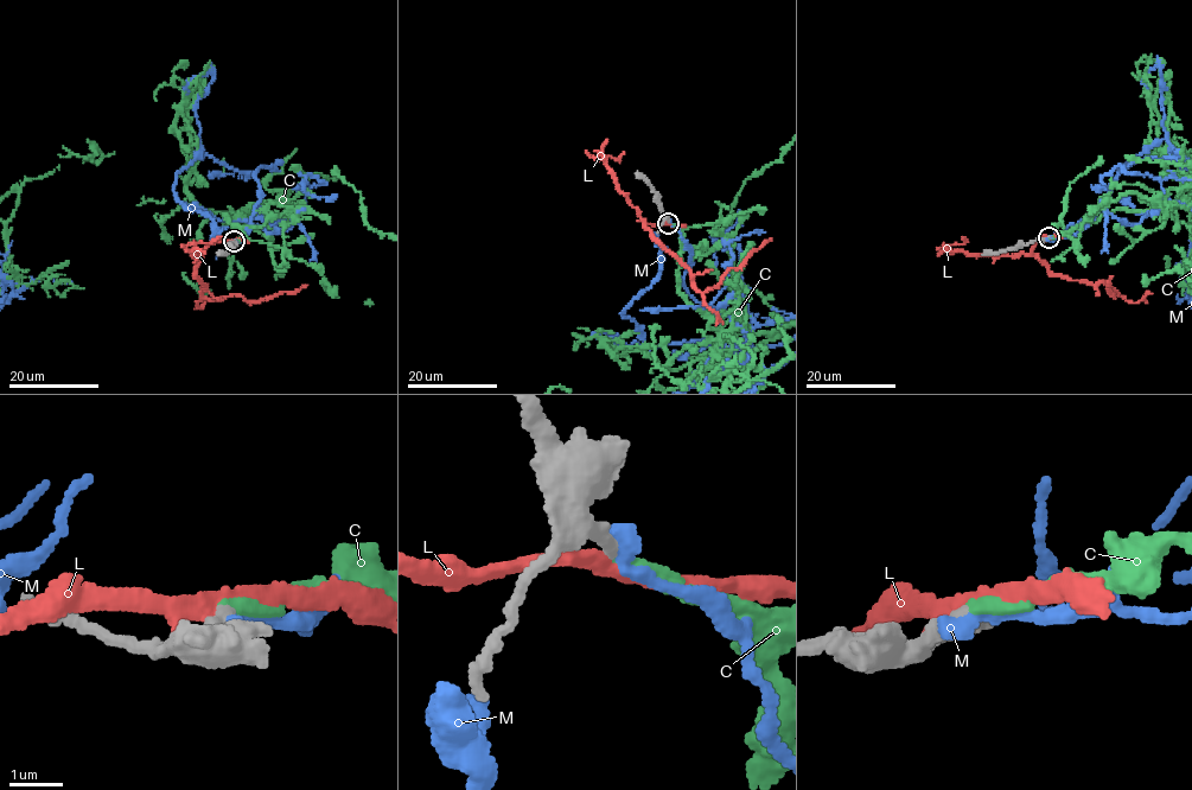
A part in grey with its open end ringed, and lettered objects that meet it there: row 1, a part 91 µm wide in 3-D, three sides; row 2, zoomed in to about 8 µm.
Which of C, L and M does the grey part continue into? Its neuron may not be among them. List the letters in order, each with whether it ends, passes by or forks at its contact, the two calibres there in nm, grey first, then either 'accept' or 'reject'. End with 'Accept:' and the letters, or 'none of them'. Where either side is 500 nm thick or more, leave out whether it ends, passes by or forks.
C: it ends there; 300 nm thick on the grey side, 240 nm on the other; accept
L: it passes by; 320 nm thick on the grey side, 280 nm on the other; reject
M: it ends there; 320 nm thick on the grey side, 320 nm on the other; reject
Accept: C

